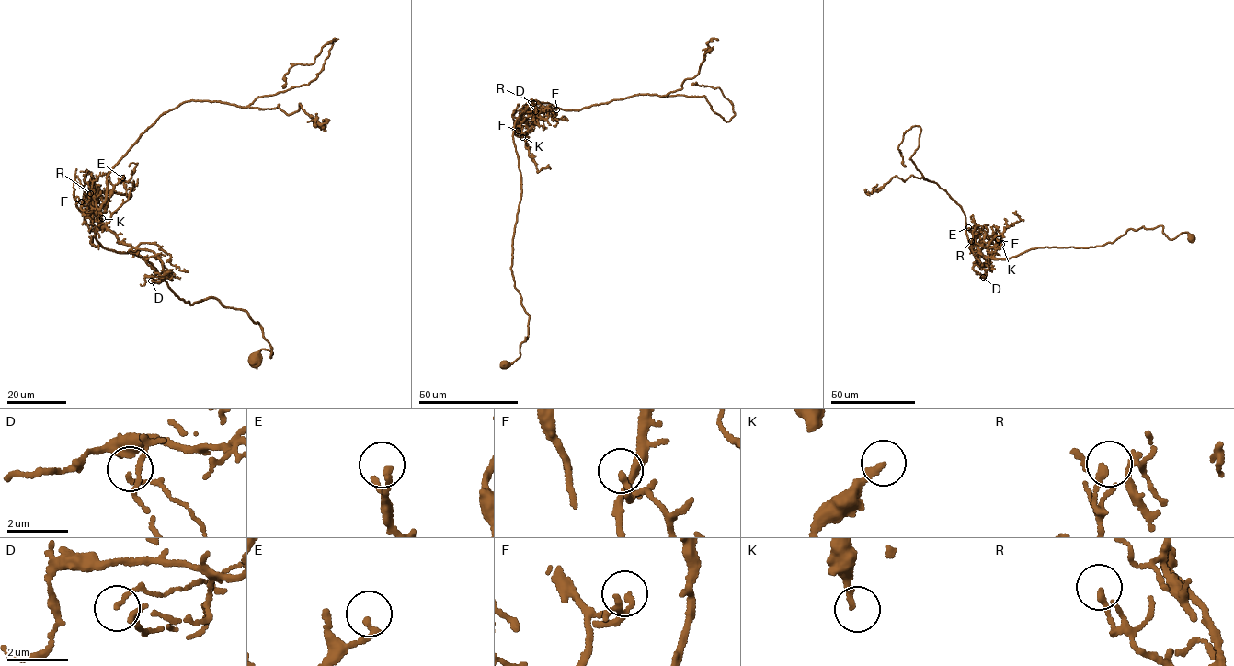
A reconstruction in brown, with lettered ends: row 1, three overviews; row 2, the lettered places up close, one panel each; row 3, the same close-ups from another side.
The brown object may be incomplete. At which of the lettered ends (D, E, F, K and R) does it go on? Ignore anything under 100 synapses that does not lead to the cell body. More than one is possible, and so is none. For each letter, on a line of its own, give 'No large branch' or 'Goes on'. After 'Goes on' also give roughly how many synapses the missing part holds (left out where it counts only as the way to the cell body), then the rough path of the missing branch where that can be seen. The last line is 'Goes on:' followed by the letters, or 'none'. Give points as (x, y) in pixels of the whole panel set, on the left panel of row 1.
D: No large branch
E: No large branch
F: No large branch
K: Goes on. Roughly 100 synapses. Course of what is missing: (102, 218), (99, 211), (99, 219), (104, 223), (111, 225), (119, 222)
R: No large branch
Goes on: K

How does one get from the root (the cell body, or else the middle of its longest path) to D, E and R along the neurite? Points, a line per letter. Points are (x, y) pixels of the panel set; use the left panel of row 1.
D: (254, 360), (272, 353), (248, 314), (179, 298), (99, 226), (159, 257), (151, 281)
E: (254, 360), (271, 350), (243, 309), (187, 302), (141, 257), (96, 240), (92, 218), (122, 177)
R: (254, 360), (271, 350), (243, 309), (212, 297), (188, 303), (141, 257), (99, 245), (90, 193)

